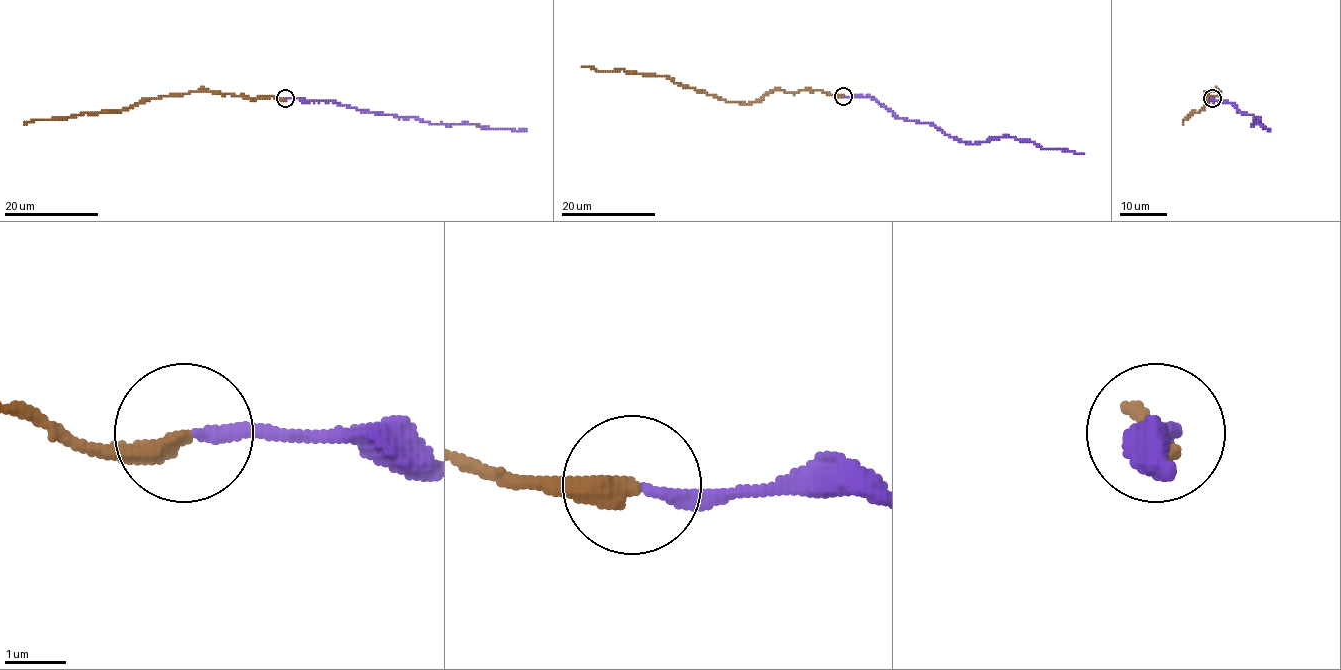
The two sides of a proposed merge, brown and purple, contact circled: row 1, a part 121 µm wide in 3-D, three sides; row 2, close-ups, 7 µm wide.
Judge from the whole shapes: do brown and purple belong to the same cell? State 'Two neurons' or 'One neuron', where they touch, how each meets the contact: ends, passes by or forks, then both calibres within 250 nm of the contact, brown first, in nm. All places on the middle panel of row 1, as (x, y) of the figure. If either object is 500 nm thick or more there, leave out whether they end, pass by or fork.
One neuron. Place: (843, 96). At the ring brown ends. At the ring purple ends. Thickness 360 nm (brown) against 220 nm

